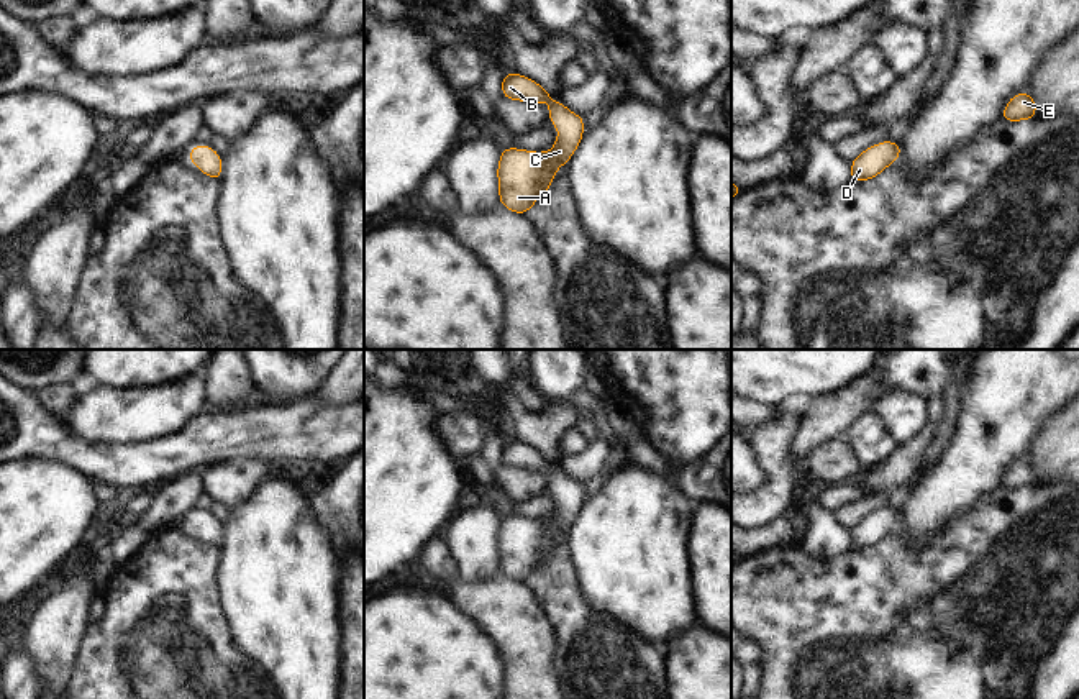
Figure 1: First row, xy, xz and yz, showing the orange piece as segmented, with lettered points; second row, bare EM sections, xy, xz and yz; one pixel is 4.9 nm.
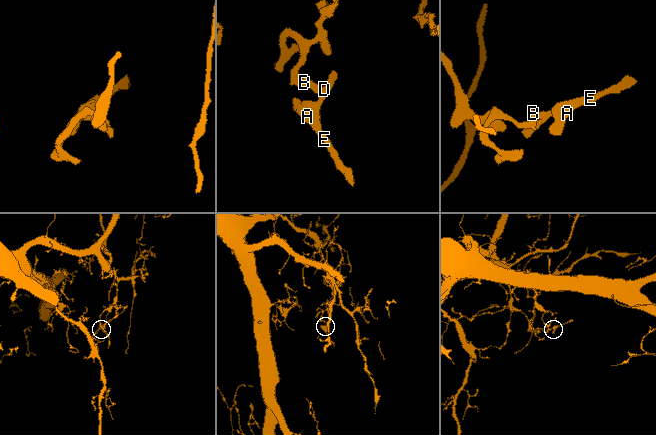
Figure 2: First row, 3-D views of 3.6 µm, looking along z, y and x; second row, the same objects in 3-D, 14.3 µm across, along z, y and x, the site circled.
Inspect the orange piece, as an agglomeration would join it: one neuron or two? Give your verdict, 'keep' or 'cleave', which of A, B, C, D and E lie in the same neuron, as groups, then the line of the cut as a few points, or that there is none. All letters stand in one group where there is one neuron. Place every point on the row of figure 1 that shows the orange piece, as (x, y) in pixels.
keep | A B C D E | no cut

